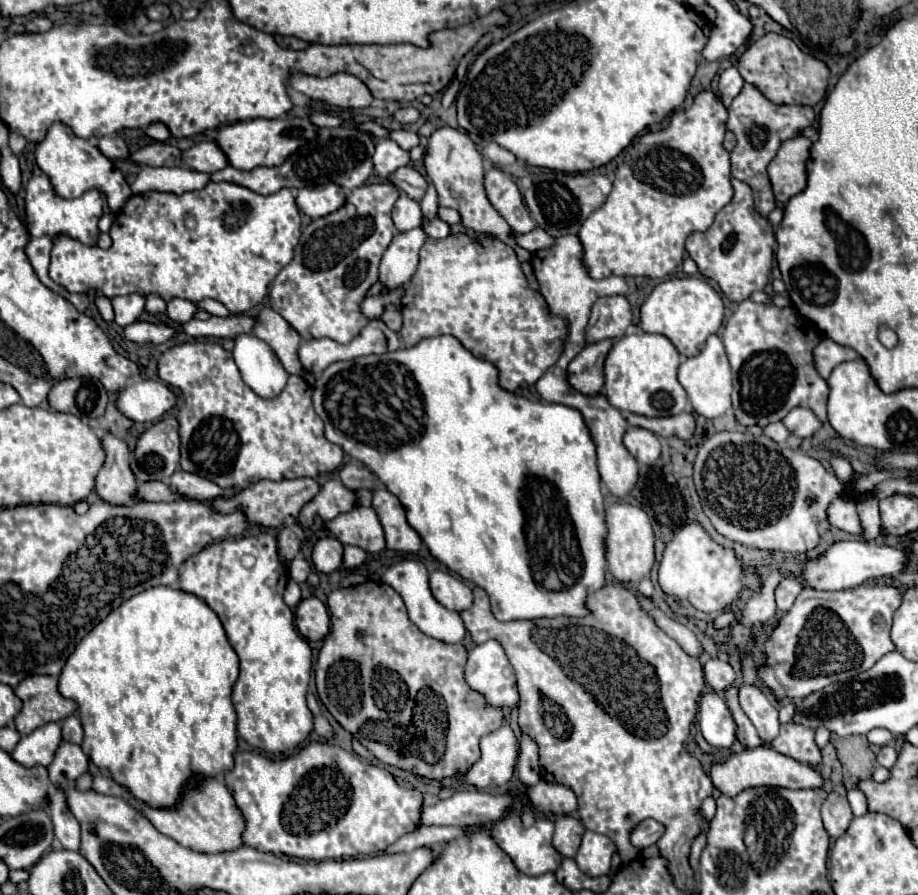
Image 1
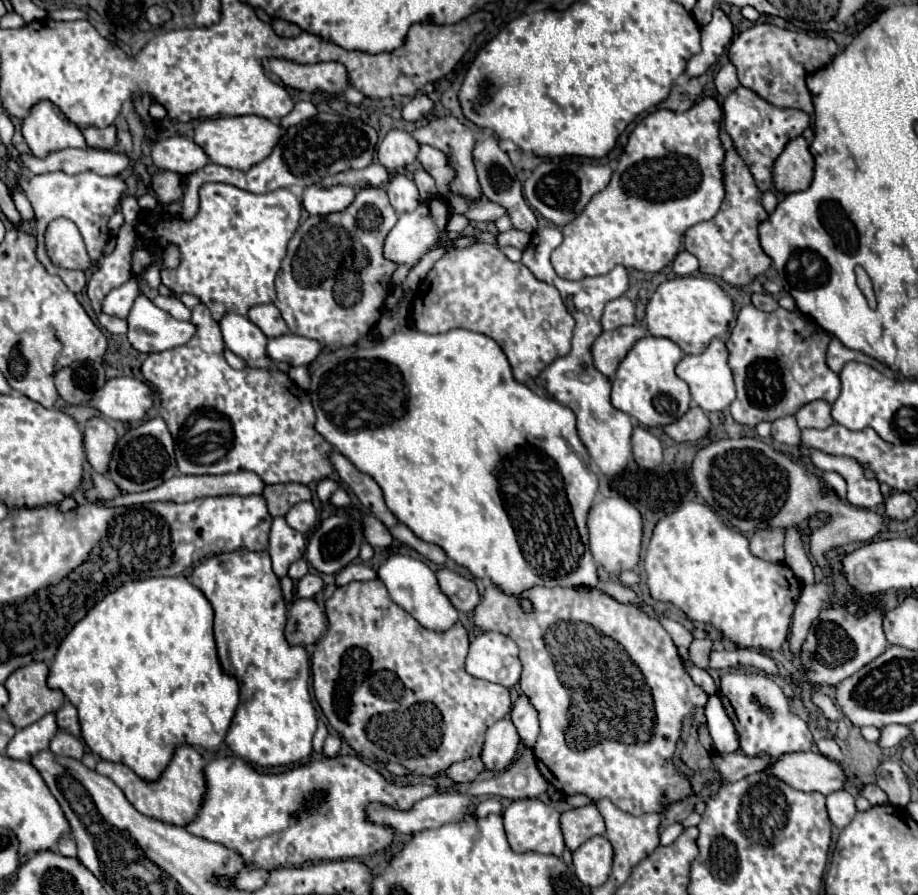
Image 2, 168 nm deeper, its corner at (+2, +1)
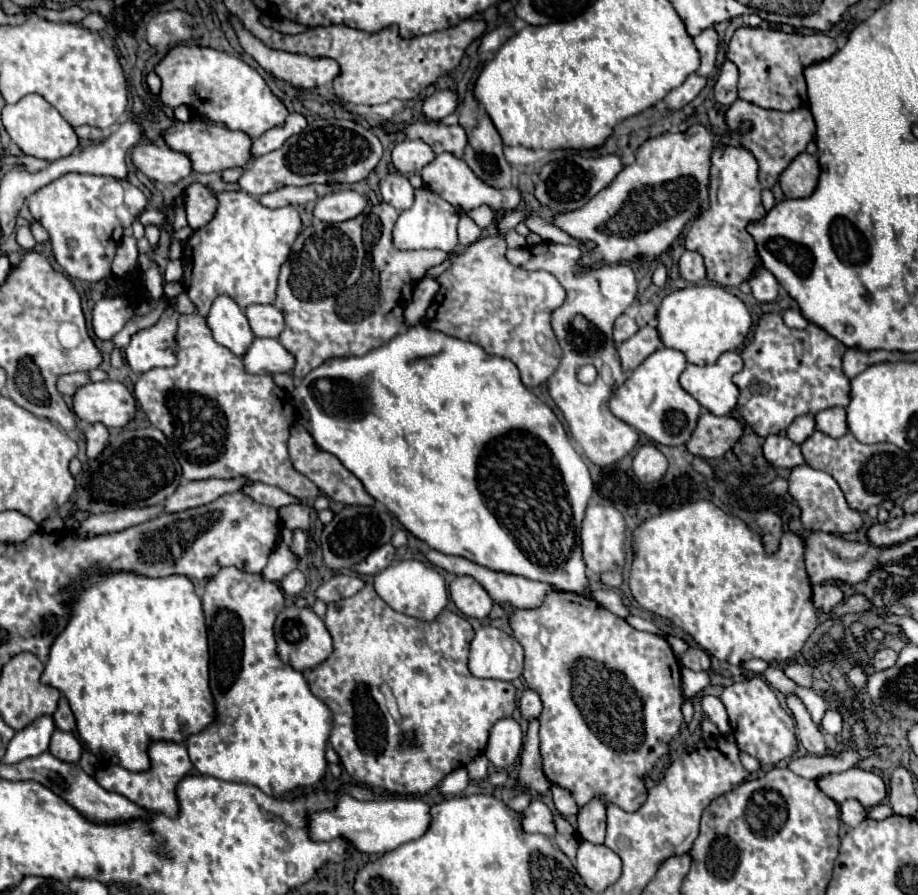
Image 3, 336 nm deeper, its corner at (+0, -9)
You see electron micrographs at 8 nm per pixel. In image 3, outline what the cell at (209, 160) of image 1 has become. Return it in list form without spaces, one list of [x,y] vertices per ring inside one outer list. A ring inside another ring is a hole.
[[[138,144],[130,152],[132,164],[150,180],[156,182],[178,182],[186,178],[192,168],[188,156],[182,156],[182,152],[168,150],[166,146],[156,144]]]

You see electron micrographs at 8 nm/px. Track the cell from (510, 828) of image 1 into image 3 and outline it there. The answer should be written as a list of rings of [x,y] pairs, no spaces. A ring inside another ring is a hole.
[[[532,800],[532,804],[522,812],[522,826],[526,832],[540,832],[544,836],[556,834],[552,812],[542,800]]]

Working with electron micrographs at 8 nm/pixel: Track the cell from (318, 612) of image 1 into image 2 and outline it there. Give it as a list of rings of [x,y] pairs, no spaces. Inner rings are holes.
[[[294,598],[286,620],[286,638],[290,644],[314,644],[326,630],[324,610],[310,598]]]

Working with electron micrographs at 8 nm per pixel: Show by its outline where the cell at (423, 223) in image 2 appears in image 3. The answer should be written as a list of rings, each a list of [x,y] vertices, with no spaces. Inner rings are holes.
[[[422,186],[414,190],[414,204],[400,212],[396,226],[394,226],[394,246],[400,250],[422,250],[422,248],[438,248],[446,254],[454,252],[458,246],[458,234],[456,234],[456,226],[458,226],[458,210],[448,204],[446,200],[442,200],[436,192],[432,192],[430,188]]]

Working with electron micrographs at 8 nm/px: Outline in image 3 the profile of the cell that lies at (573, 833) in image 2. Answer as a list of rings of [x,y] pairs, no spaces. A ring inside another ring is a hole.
[[[592,798],[578,812],[578,834],[582,840],[602,844],[606,834],[606,804],[600,798]]]

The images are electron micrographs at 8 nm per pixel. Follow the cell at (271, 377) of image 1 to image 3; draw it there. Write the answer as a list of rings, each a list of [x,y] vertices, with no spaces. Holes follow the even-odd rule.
[[[226,294],[218,296],[212,302],[212,308],[206,316],[208,328],[218,344],[230,348],[236,356],[242,356],[242,348],[254,340],[254,334],[248,326],[248,320],[240,306]]]

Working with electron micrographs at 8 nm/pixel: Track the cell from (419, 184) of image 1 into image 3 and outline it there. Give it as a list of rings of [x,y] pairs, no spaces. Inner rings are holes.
[[[310,184],[310,186],[286,186],[268,194],[258,196],[258,202],[264,204],[266,208],[282,208],[282,206],[300,206],[308,200],[318,200],[326,194],[330,194],[330,186],[324,184]]]

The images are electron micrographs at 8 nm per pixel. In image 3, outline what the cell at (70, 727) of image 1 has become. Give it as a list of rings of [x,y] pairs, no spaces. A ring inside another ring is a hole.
[[[64,696],[60,698],[60,702],[58,702],[58,710],[52,714],[52,718],[54,718],[58,730],[66,730],[66,732],[74,732],[74,730],[76,730],[74,714],[72,714],[70,704],[68,704],[68,700],[66,700]]]

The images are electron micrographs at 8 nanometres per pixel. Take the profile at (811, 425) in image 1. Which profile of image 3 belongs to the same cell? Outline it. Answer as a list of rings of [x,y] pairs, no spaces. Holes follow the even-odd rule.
[[[826,408],[816,414],[816,430],[826,432],[828,436],[840,438],[848,432],[848,422],[846,422],[846,408]]]

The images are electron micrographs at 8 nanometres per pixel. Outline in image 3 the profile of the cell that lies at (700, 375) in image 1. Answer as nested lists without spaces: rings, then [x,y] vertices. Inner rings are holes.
[[[726,352],[712,366],[688,364],[680,376],[680,384],[708,412],[726,416],[736,408],[738,388],[732,378],[742,370],[742,366],[744,362],[738,352]]]

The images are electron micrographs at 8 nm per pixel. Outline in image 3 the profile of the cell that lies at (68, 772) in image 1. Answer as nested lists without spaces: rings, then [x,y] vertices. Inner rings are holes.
[[[54,730],[50,740],[50,754],[54,754],[62,762],[78,762],[82,754],[82,744],[72,732]]]

